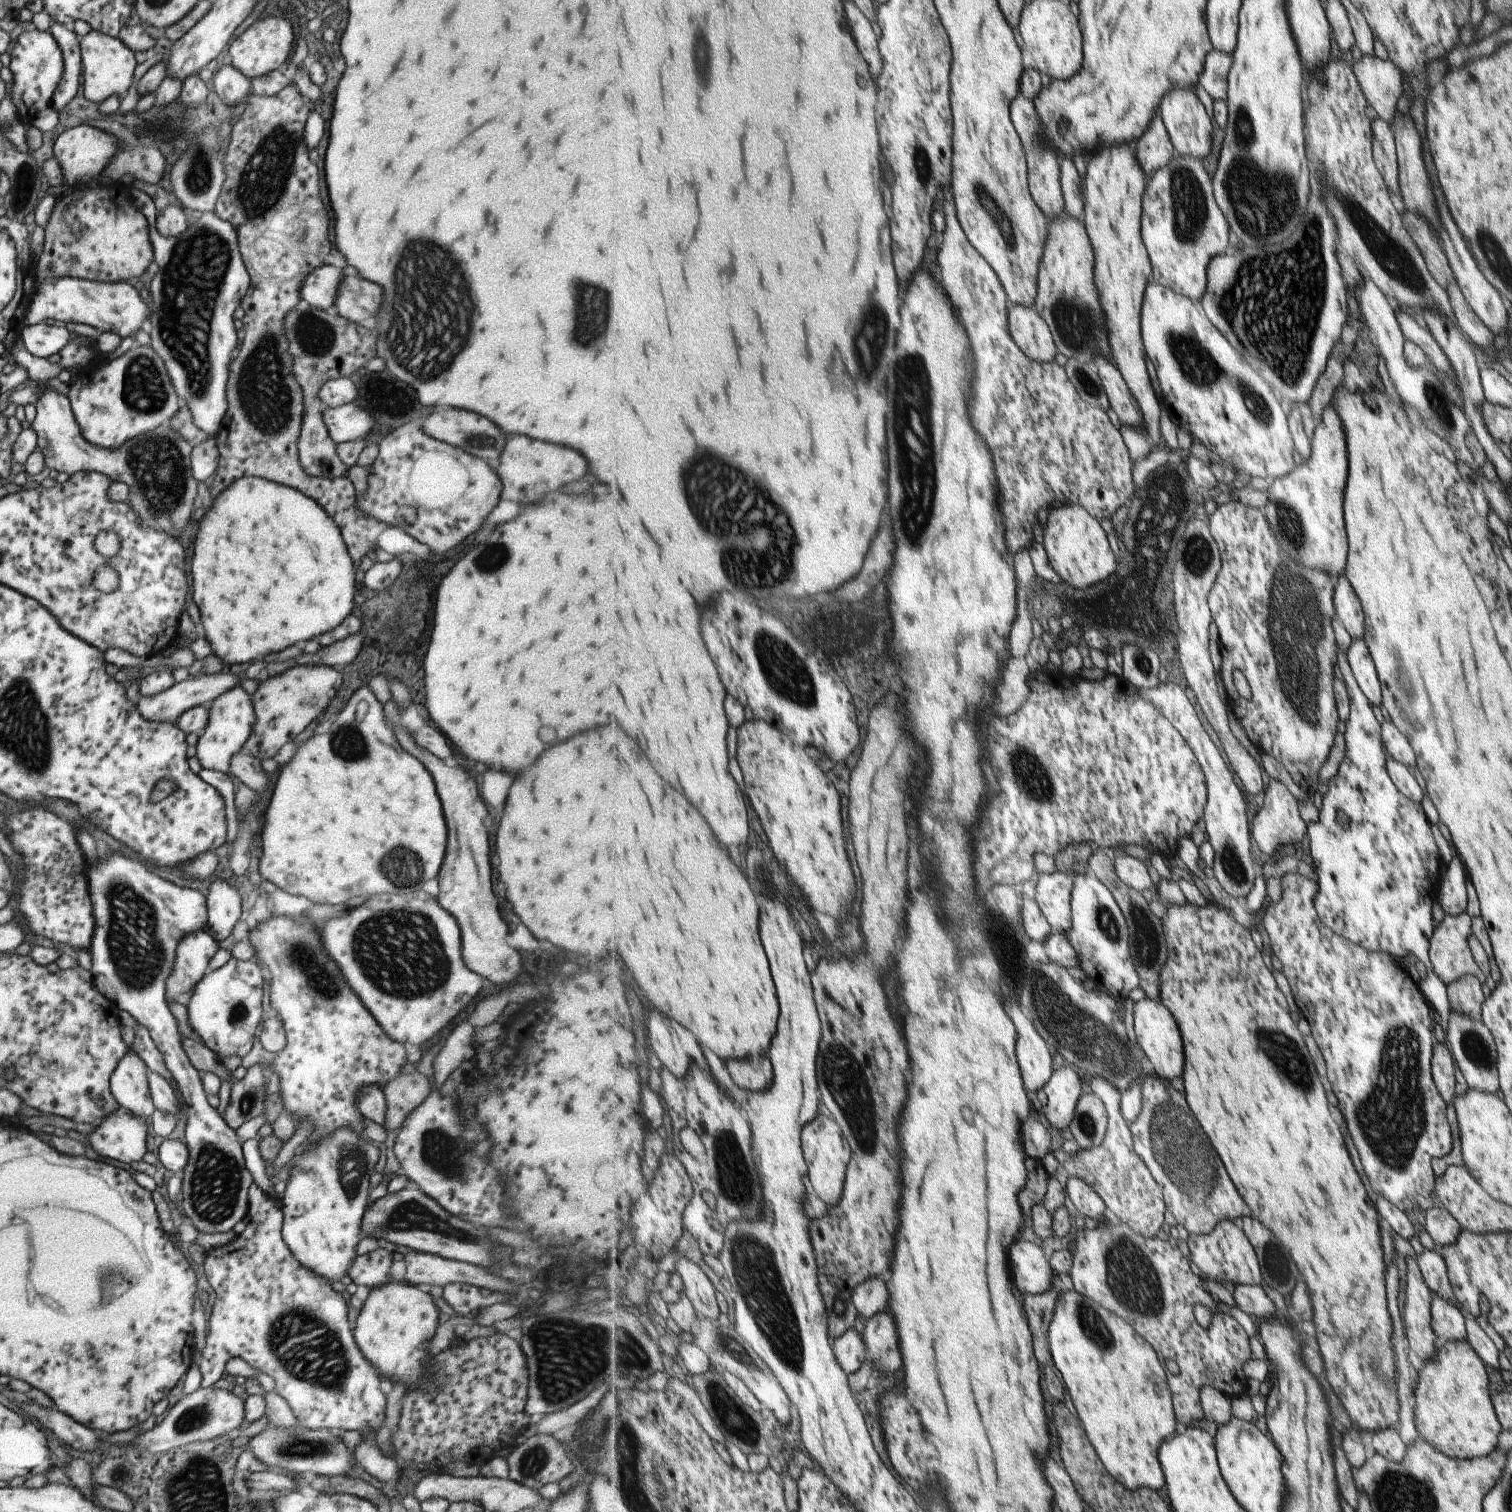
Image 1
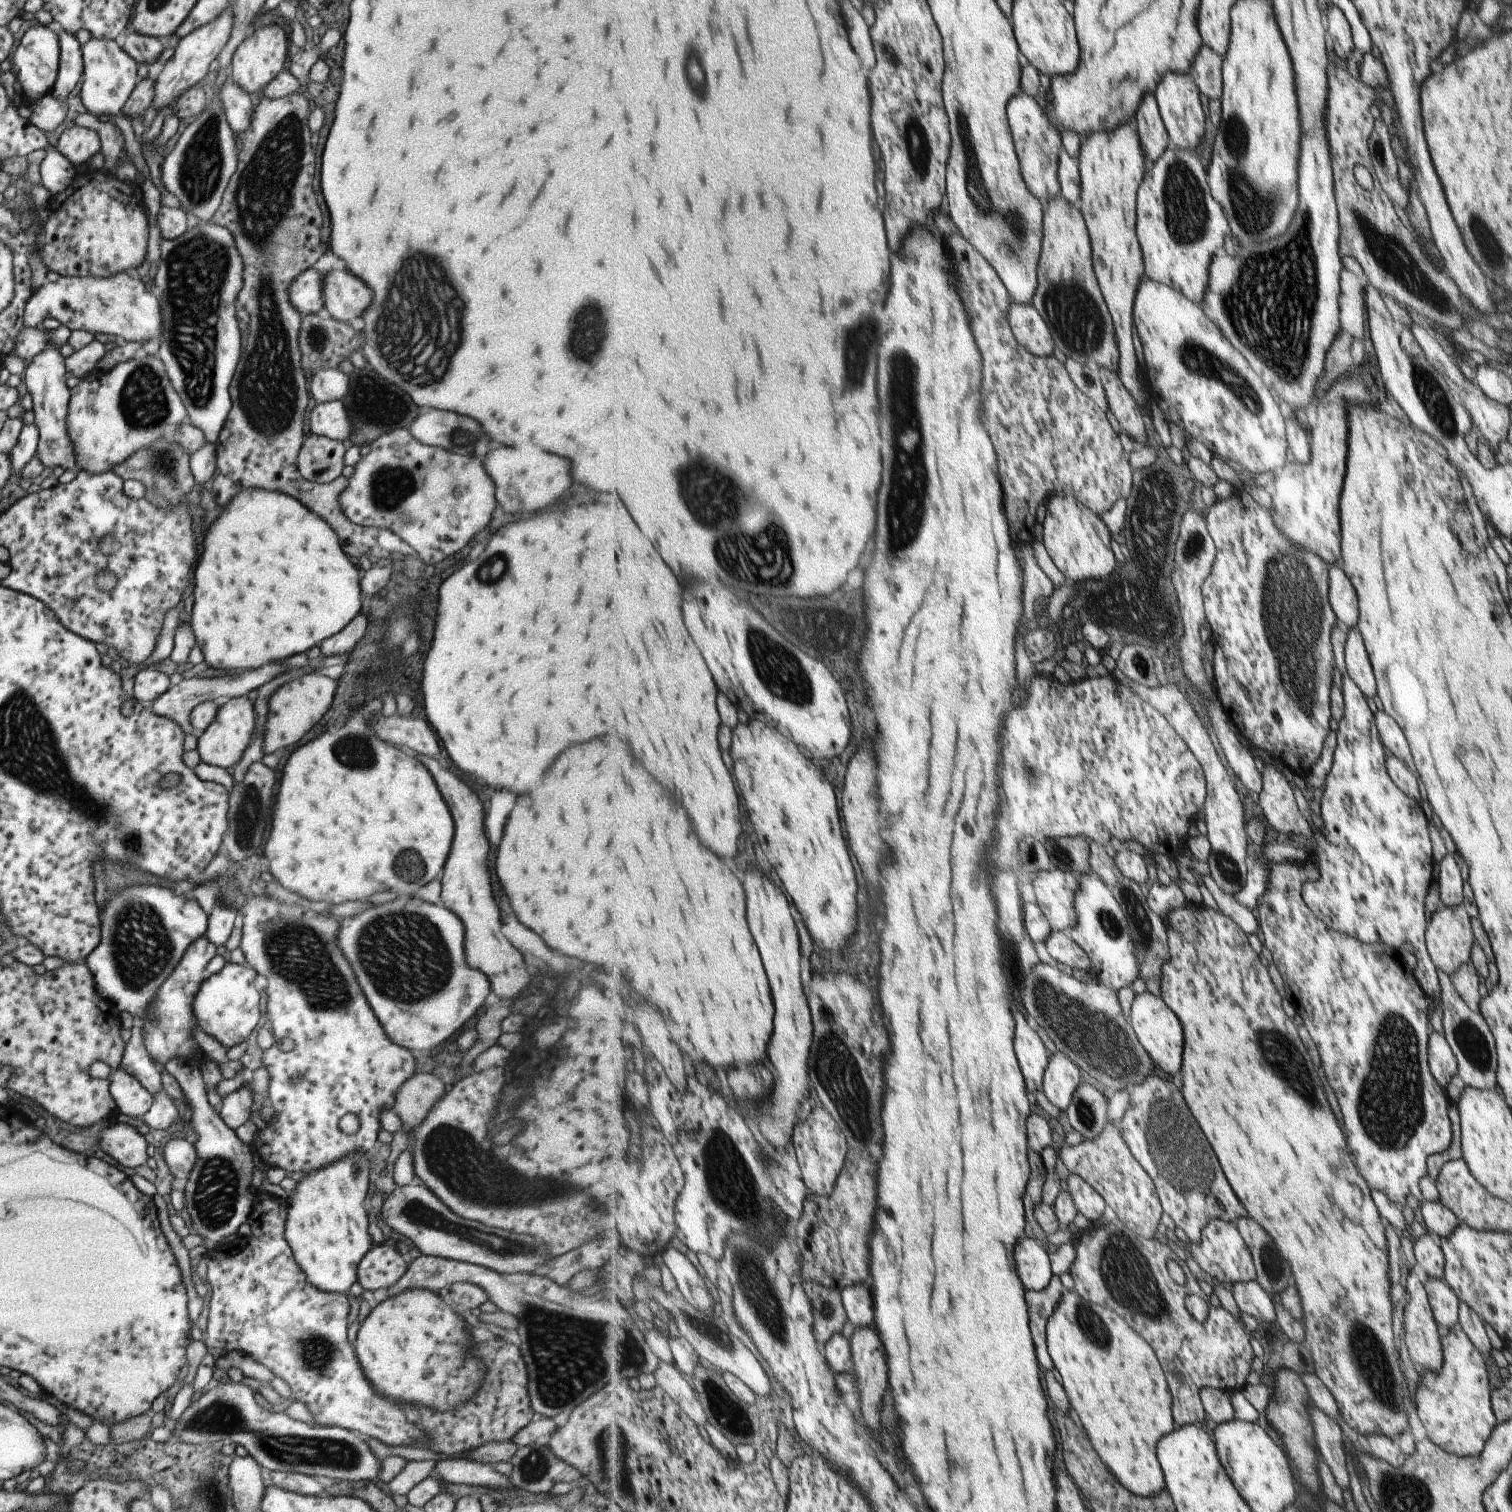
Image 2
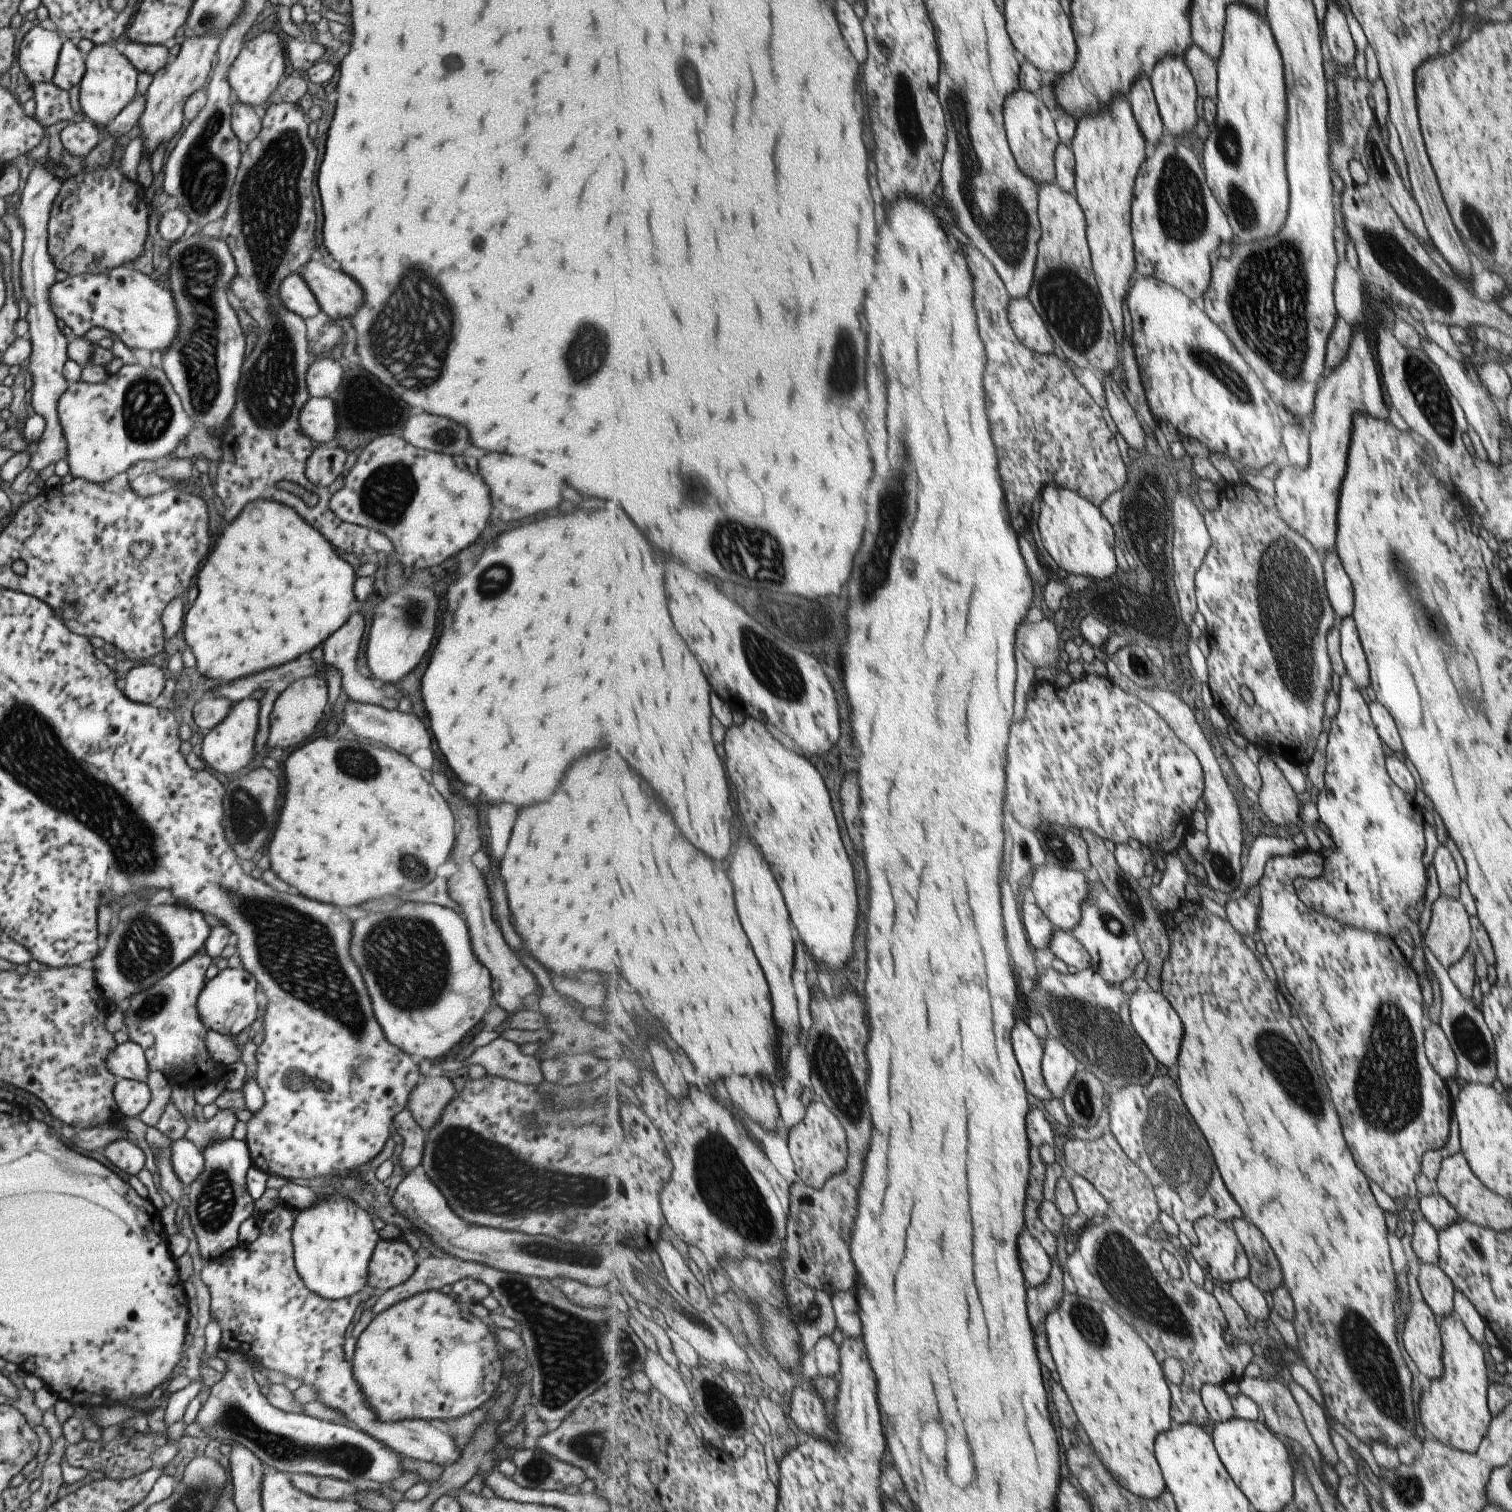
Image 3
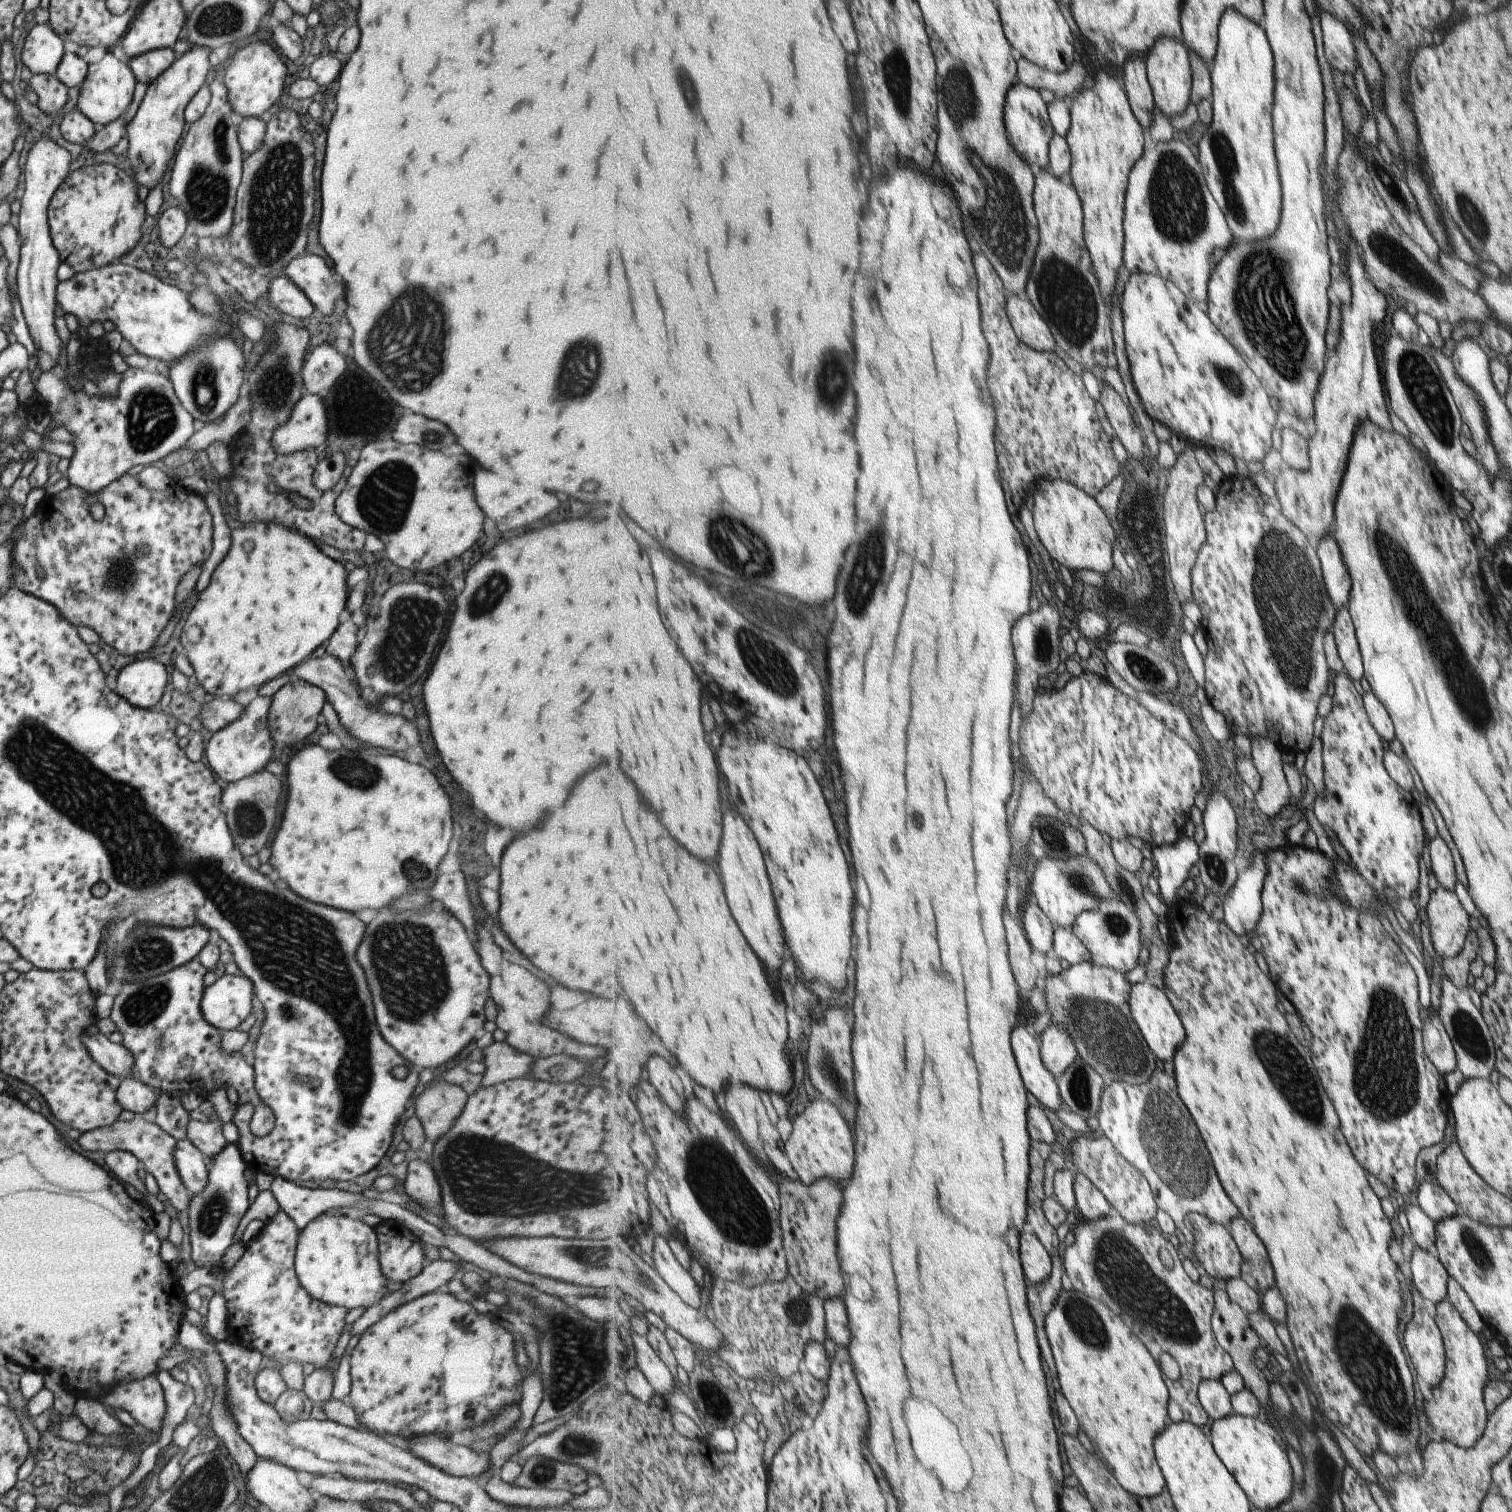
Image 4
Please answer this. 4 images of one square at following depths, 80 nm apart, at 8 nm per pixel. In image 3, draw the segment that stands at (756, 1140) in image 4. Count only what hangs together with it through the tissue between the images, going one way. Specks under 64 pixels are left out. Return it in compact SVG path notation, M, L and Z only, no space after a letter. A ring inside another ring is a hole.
M733 1076L727 1080L727 1088L731 1092L731 1098L735 1102L736 1108L743 1109L753 1120L756 1120L765 1130L776 1131L777 1122L779 1122L779 1108L777 1108L777 1100L775 1100L775 1092L773 1092L773 1084L767 1078L755 1078L751 1080L749 1076Z

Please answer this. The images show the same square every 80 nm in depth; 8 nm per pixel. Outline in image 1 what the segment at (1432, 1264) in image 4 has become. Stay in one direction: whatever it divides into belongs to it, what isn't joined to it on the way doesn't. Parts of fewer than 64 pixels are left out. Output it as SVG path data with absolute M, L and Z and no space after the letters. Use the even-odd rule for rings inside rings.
M1432 1295L1431 1320L1432 1330L1437 1334L1437 1348L1451 1340L1466 1340L1463 1312L1443 1298Z

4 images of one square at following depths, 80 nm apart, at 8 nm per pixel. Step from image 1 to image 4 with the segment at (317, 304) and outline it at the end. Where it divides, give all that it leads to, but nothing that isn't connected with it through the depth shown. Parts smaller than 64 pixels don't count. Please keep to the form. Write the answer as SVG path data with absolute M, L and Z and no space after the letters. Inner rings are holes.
M285 275L275 277L269 283L267 291L268 304L271 304L279 313L300 320L309 318L313 312L313 305L309 299Z

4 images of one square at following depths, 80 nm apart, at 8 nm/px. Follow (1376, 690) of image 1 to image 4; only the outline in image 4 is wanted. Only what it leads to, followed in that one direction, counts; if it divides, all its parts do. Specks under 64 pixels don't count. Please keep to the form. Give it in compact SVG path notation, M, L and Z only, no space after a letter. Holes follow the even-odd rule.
M1346 607L1338 609L1336 621L1333 622L1333 630L1330 632L1333 632L1336 650L1344 668L1343 671L1349 674L1349 678L1355 682L1361 680L1364 677L1362 658L1354 635L1354 626Z

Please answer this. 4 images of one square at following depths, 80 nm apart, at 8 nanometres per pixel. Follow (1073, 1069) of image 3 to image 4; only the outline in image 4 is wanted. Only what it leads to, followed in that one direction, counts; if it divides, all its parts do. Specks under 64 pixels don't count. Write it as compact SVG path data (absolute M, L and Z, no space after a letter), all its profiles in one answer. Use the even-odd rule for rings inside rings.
M1053 1023L1043 1031L1041 1038L1045 1066L1059 1080L1079 1056L1078 1048L1065 1027L1059 1027Z

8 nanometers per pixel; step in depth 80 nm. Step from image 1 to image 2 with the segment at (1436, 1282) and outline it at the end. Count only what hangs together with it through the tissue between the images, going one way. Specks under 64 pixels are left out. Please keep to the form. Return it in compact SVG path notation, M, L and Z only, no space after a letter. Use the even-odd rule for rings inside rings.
M1426 1233L1412 1245L1412 1253L1417 1264L1432 1279L1444 1278L1444 1256L1437 1245L1437 1239Z

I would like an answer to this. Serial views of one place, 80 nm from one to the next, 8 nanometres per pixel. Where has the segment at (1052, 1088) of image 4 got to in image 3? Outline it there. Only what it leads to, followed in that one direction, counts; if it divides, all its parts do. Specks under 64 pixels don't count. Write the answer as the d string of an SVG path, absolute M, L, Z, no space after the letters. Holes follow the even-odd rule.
M1023 1018L1017 1020L1017 1030L1013 1030L1013 1046L1017 1050L1017 1060L1021 1062L1029 1092L1041 1100L1054 1098L1043 1078L1043 1042Z

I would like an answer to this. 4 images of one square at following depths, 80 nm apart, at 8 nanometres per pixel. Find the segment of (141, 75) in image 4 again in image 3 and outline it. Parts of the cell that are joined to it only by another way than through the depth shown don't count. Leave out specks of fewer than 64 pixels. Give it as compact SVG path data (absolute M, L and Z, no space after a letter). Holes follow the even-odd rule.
M127 39L122 55L136 68L137 72L147 72L153 76L167 61L164 45L144 45Z

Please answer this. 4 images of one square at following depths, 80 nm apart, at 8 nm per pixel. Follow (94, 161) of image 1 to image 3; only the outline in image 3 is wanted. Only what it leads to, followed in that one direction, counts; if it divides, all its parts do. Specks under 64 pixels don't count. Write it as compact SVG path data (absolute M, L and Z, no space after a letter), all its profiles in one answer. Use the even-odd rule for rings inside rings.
M65 122L65 128L60 133L61 146L69 154L85 156L97 144L97 129L93 123Z

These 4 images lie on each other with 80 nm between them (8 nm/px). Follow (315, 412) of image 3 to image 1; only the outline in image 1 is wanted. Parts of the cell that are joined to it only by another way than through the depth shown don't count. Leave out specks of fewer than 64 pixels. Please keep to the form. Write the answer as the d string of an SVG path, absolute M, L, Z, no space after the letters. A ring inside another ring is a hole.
M355 403L323 409L322 421L334 443L363 440L375 424L371 414Z

